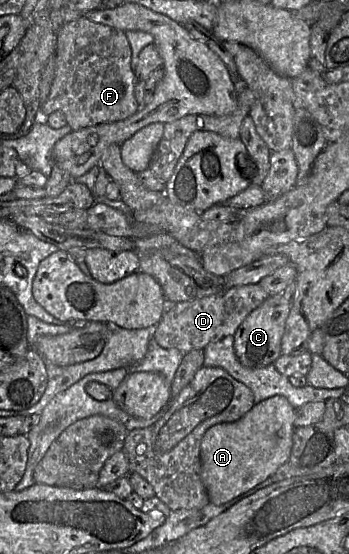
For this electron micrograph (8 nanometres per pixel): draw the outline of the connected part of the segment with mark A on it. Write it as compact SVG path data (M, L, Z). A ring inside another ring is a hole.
M281 395L267 398L238 421L215 424L201 440L201 477L209 501L222 505L252 489L283 465L293 447L296 409Z

